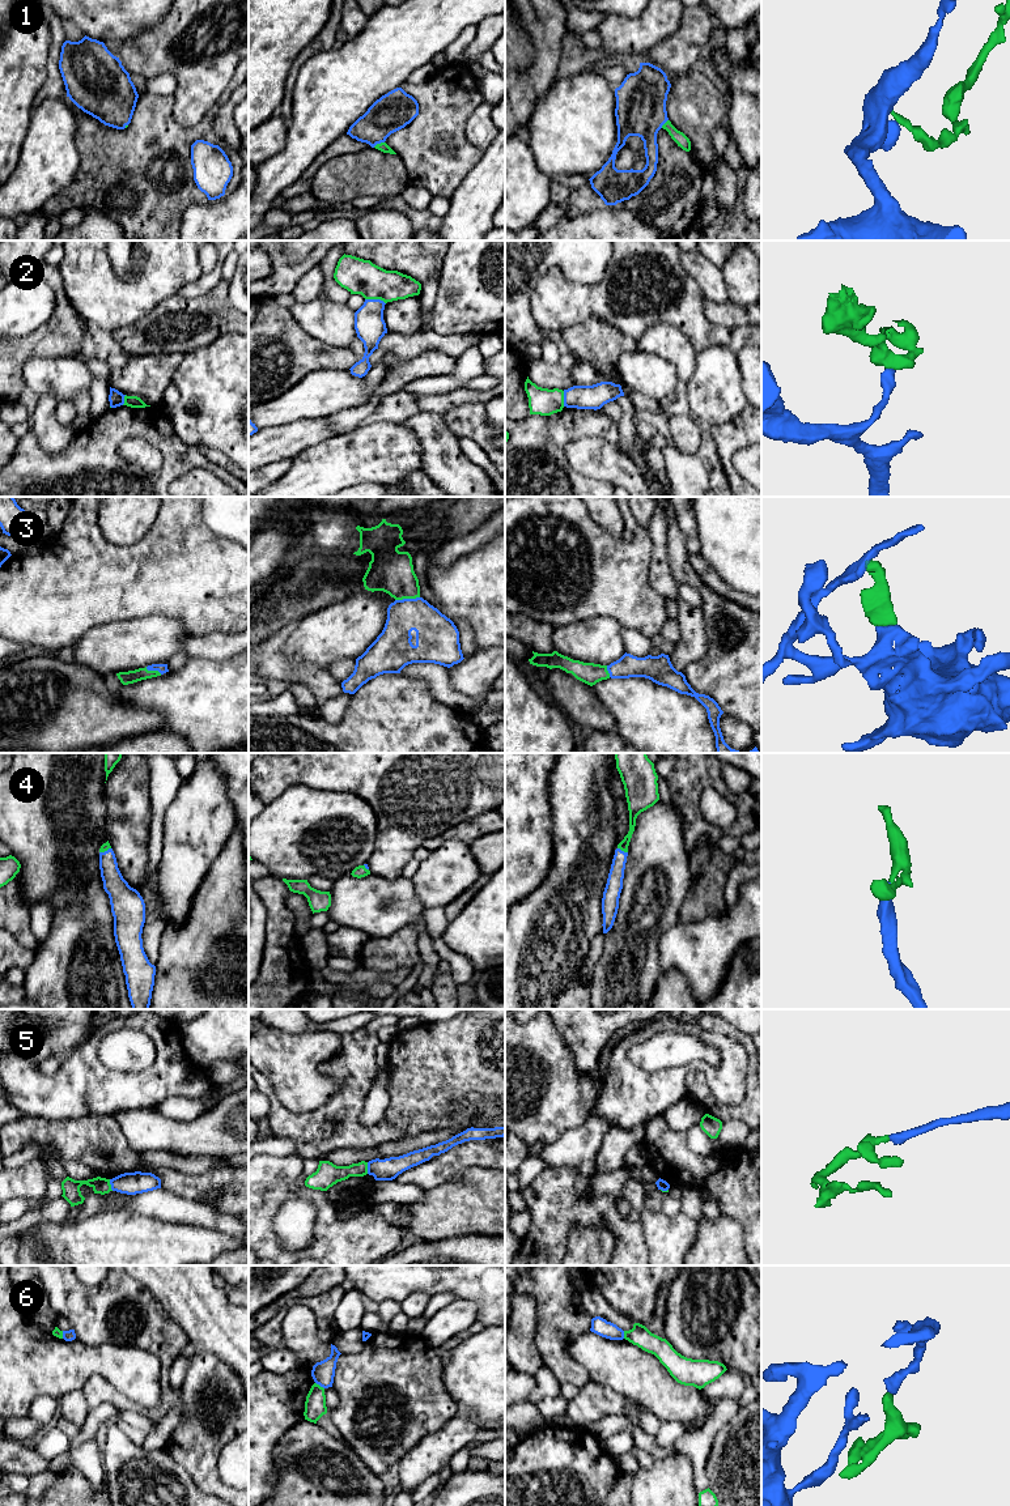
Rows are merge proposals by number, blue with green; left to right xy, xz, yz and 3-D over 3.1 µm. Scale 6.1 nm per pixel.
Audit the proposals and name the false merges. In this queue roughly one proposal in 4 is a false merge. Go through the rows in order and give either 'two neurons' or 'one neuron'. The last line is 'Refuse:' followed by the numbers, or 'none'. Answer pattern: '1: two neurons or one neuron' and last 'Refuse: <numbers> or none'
1: one neuron
2: two neurons
3: one neuron
4: one neuron
5: two neurons
6: two neurons
Refuse: 2, 5, 6

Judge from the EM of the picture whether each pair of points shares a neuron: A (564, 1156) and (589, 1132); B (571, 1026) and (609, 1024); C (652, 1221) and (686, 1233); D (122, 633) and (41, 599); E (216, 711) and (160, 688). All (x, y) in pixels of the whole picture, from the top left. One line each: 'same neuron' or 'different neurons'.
A: same neuron
B: same neuron
C: same neuron
D: different neurons
E: same neuron

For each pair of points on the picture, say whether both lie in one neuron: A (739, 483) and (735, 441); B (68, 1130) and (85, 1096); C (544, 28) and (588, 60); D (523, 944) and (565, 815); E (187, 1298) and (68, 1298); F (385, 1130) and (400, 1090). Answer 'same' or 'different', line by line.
A: same
B: different
C: different
D: same
E: different
F: different

